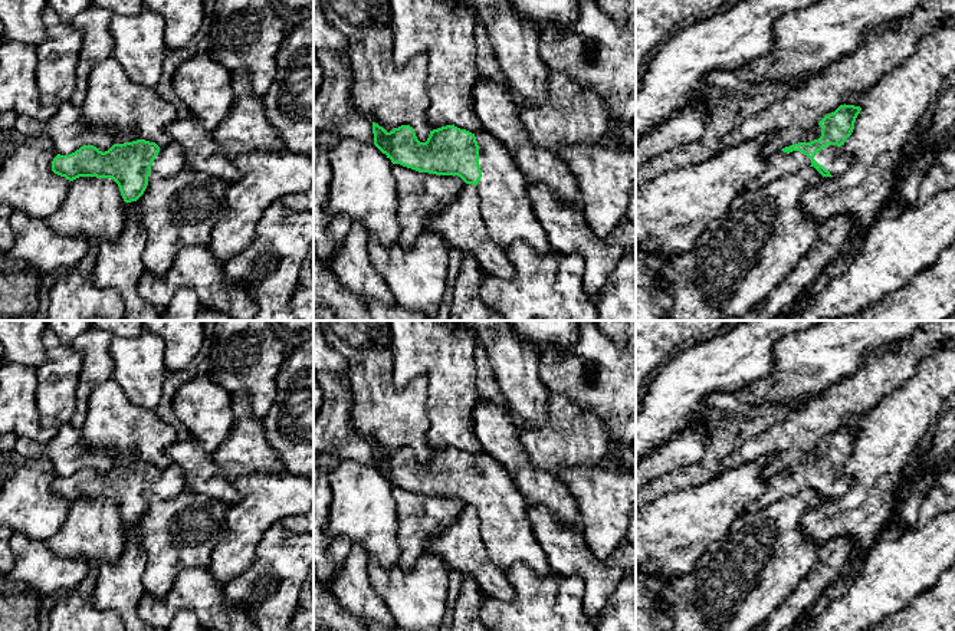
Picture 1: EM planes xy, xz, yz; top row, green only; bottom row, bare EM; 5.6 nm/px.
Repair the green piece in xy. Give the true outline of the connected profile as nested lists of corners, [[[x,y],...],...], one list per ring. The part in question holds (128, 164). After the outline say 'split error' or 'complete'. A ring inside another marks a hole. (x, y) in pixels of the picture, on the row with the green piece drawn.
[[[145,139],[114,144],[105,152],[83,145],[69,155],[58,154],[52,161],[52,171],[69,181],[79,177],[112,178],[125,203],[144,194],[151,172],[170,177],[184,167],[184,152],[175,142],[161,149]]]; split error

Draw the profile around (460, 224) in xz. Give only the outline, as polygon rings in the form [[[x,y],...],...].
[[[465,183],[452,203],[429,218],[426,229],[440,236],[460,254],[472,254],[485,275],[505,280],[516,276],[515,264],[508,257],[506,249],[488,234],[475,185]]]

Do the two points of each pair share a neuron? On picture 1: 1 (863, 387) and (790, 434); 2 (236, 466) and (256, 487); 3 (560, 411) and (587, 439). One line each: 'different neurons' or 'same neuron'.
1: same neuron
2: different neurons
3: same neuron

